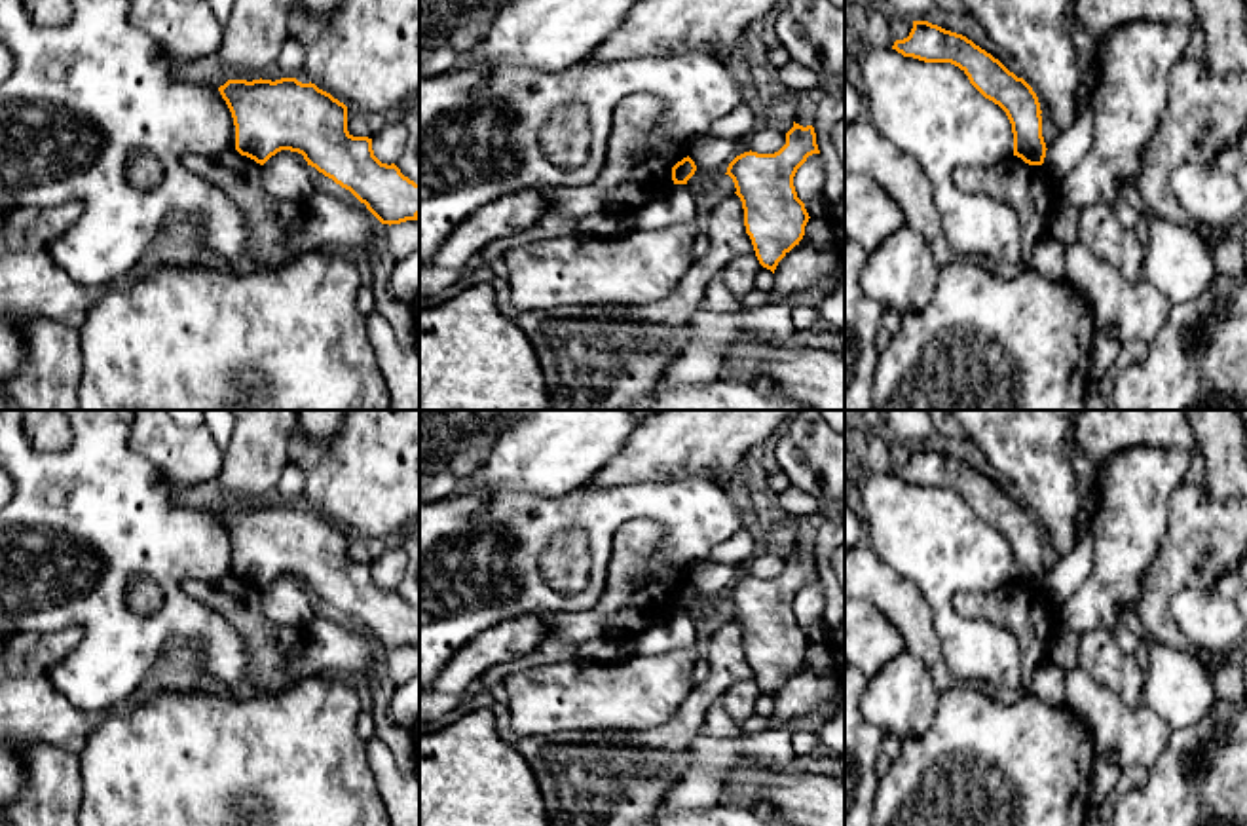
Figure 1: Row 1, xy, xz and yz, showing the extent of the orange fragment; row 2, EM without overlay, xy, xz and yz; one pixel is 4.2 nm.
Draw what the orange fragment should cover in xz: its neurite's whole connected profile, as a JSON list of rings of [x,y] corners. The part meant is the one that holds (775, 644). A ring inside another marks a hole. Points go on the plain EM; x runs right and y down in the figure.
[[[812,551],[786,558],[786,570],[774,579],[744,577],[727,598],[744,634],[746,659],[759,689],[774,699],[778,687],[805,661],[809,638],[797,623],[793,602],[809,581],[820,579]]]

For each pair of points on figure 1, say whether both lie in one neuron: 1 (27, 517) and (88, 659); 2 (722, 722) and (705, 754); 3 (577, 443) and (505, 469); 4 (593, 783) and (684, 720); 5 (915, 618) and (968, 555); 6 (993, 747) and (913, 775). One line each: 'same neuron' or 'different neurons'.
1: same neuron
2: different neurons
3: same neuron
4: same neuron
5: different neurons
6: same neuron

